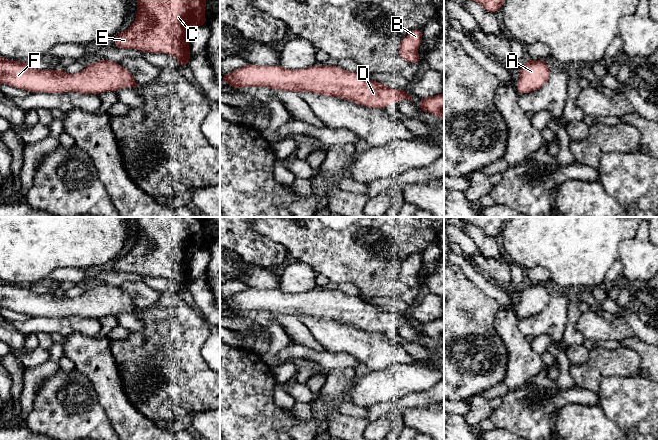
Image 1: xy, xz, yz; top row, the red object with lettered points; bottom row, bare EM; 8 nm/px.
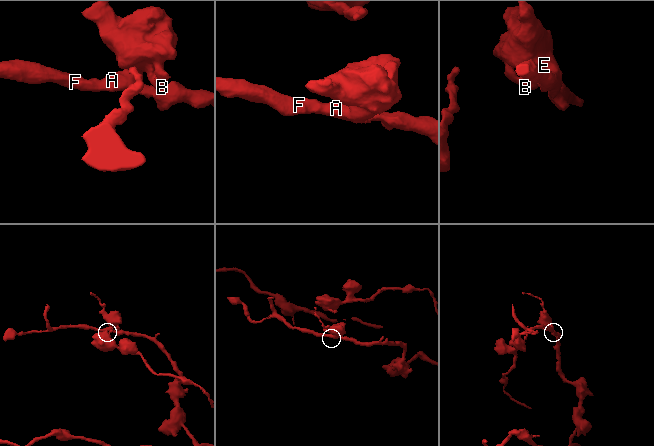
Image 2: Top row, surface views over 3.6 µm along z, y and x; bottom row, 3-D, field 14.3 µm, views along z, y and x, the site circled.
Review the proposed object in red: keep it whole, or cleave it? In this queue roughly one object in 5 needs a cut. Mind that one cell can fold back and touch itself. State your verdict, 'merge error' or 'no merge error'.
no merge error

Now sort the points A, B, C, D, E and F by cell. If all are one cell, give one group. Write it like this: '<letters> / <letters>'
A B C D E F

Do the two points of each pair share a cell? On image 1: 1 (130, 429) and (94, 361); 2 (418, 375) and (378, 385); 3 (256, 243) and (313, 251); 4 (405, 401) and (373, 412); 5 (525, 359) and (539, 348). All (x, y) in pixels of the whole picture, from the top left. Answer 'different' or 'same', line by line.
1: same
2: same
3: different
4: same
5: different

